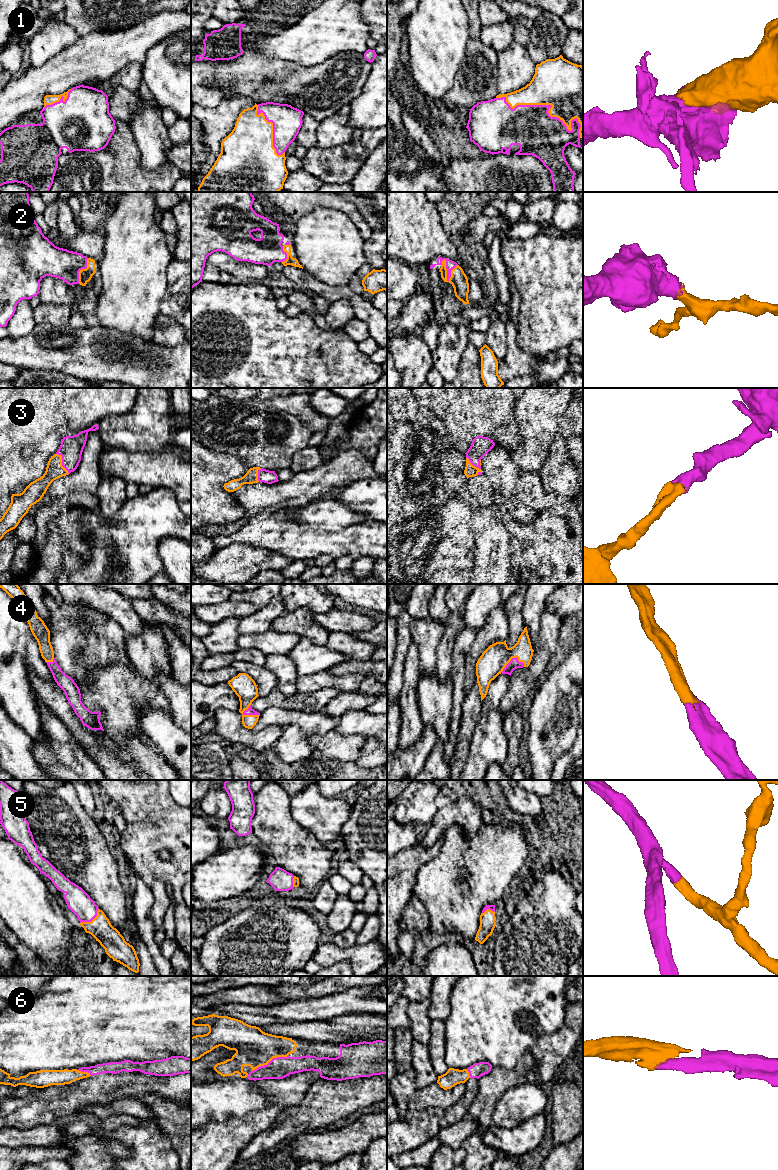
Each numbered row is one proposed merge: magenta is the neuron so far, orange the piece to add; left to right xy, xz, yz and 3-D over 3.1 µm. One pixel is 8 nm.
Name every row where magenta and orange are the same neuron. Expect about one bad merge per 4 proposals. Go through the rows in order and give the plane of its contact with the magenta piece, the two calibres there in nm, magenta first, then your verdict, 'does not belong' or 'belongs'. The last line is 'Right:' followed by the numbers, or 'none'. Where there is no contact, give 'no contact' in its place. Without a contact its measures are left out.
1: contact in yz; calibres 360 and 420 nm; belongs
2: contact in yz; calibres 70 and 140 nm; belongs
3: contact in xy; calibres 190 and 140 nm; belongs
4: contact in yz; calibres 80 and 220 nm; belongs
5: contact in xy; calibres 190 and 180 nm; belongs
6: contact in xz; calibres 180 and 300 nm; belongs
Right: 1, 2, 3, 4, 5, 6

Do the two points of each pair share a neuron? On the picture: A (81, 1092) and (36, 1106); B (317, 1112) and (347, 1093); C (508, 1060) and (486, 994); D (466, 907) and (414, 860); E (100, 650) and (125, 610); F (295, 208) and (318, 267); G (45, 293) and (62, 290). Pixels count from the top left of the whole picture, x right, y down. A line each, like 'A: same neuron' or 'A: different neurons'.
A: same neuron
B: same neuron
C: same neuron
D: different neurons
E: different neurons
F: different neurons
G: same neuron

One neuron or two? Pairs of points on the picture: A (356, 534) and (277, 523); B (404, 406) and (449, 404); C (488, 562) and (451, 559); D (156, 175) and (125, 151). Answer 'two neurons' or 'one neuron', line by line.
A: one neuron
B: two neurons
C: two neurons
D: one neuron

